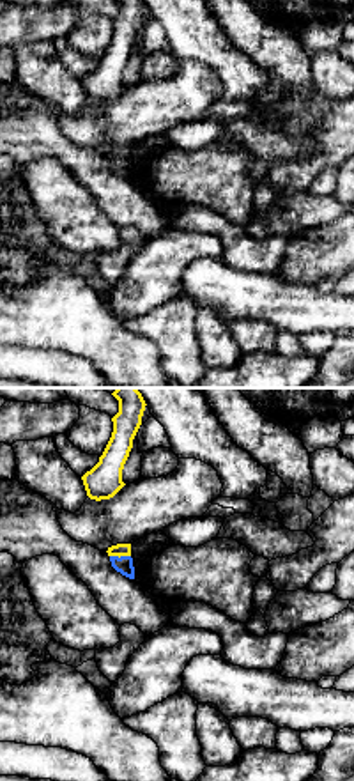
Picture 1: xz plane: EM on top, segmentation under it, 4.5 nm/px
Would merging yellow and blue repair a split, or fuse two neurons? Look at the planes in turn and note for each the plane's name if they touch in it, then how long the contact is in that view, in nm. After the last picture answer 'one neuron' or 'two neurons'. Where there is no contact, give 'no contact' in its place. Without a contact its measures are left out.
xz | 100 nm

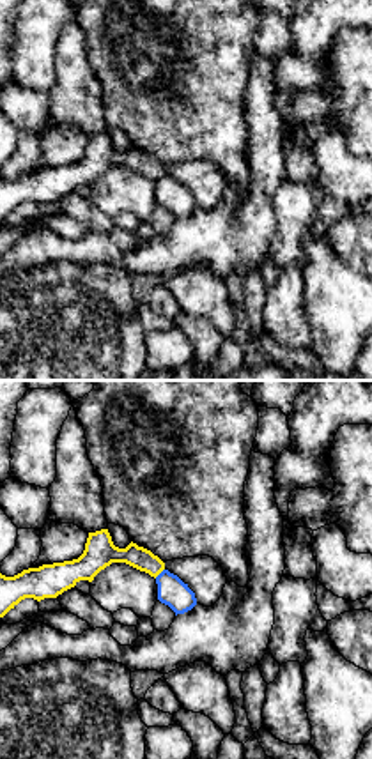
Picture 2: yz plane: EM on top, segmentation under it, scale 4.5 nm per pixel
yz | 60 nm

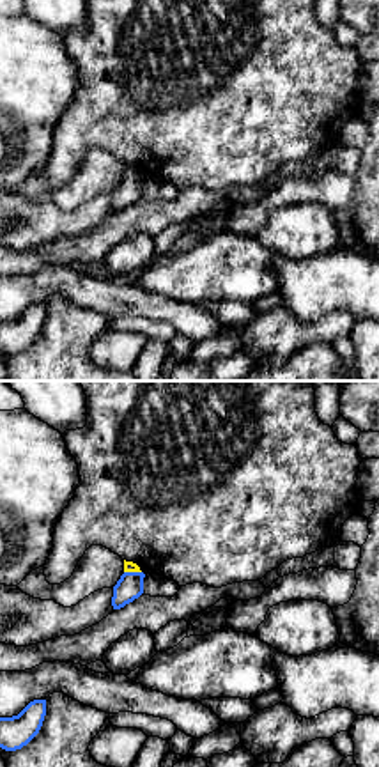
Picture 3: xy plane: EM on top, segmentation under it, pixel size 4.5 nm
xy | 80 nm

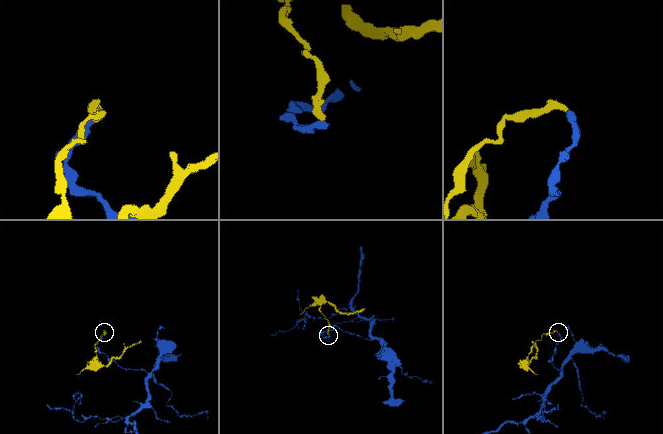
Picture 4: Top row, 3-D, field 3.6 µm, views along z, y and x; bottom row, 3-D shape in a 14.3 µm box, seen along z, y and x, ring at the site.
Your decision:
two neurons

